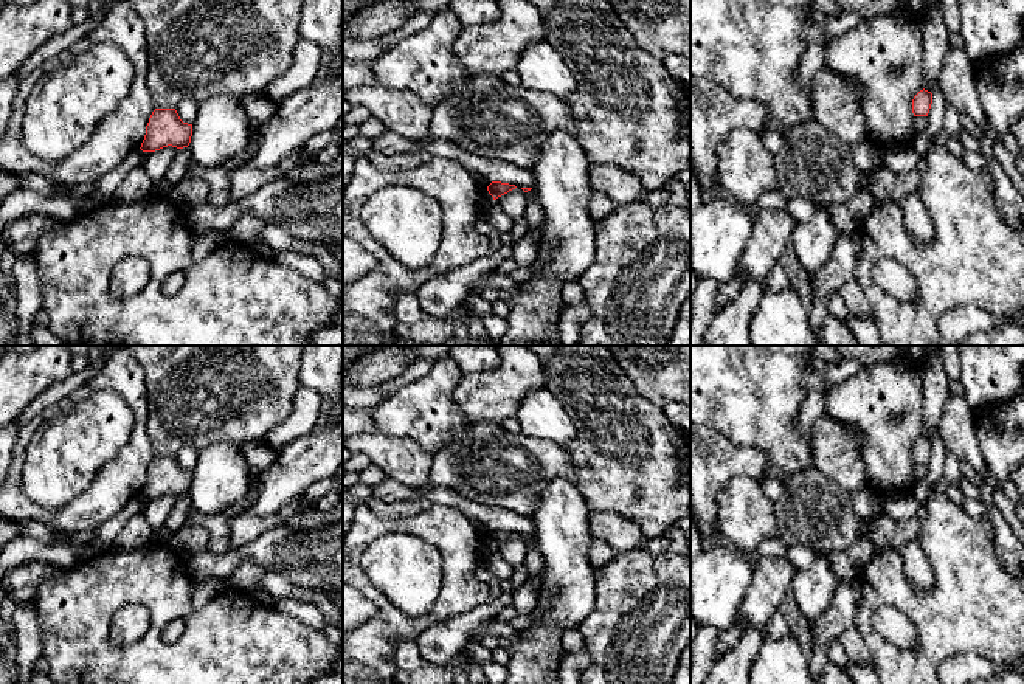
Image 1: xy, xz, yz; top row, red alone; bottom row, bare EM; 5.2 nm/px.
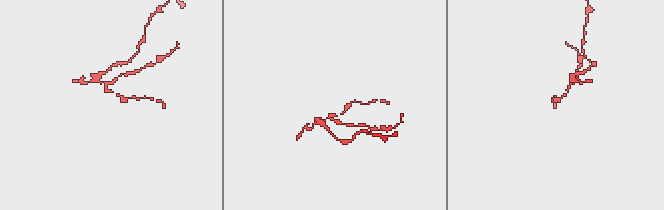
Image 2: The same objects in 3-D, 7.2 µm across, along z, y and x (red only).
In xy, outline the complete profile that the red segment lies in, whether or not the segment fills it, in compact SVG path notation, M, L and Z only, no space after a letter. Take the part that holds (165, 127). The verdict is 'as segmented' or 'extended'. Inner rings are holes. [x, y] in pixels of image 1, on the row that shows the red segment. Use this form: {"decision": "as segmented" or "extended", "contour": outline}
{"decision": "as segmented", "contour": "M155 109L140 149L143 152L155 152L168 146L183 149L189 146L191 136L192 124L183 123L175 109Z"}

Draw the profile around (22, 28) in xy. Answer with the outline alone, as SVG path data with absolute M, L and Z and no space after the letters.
M67 0L5 5L0 9L0 81L16 74L45 42L73 28L71 9Z

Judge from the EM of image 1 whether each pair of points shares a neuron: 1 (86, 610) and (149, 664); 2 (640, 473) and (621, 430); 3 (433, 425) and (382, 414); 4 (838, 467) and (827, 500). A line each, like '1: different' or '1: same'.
1: same
2: same
3: same
4: different

